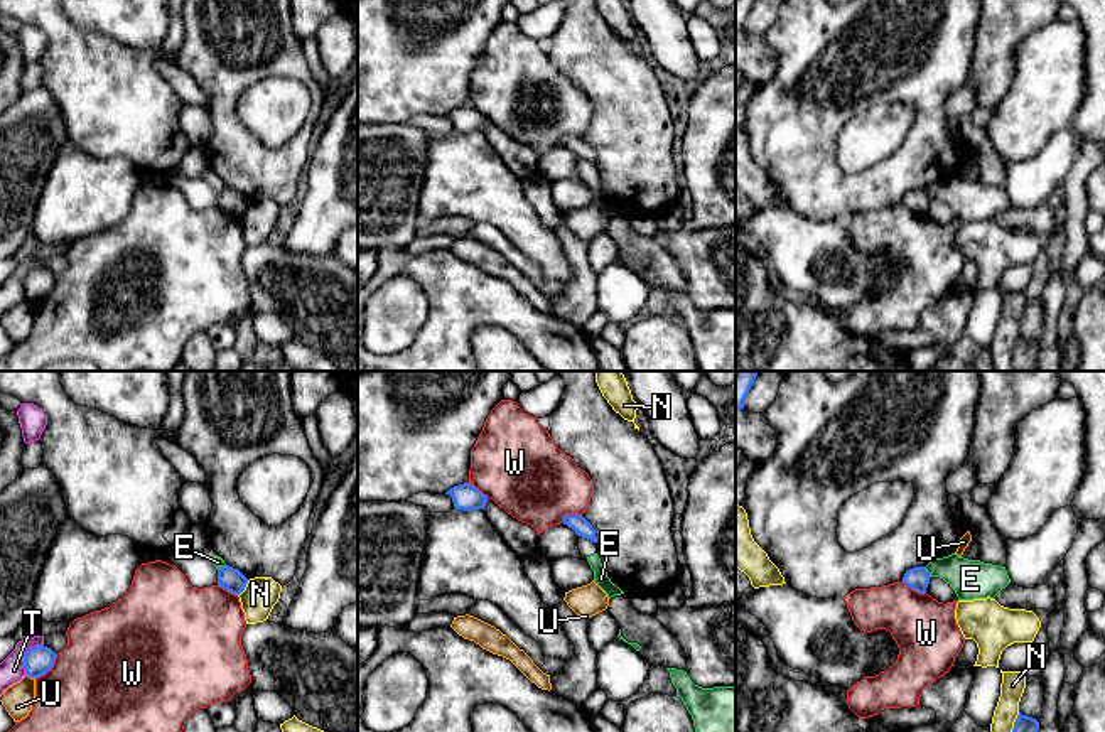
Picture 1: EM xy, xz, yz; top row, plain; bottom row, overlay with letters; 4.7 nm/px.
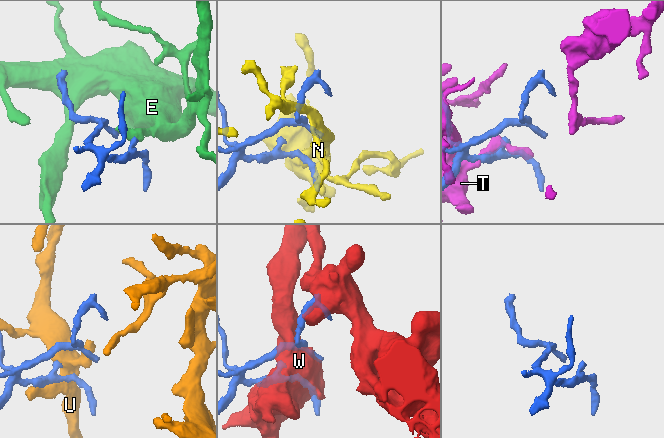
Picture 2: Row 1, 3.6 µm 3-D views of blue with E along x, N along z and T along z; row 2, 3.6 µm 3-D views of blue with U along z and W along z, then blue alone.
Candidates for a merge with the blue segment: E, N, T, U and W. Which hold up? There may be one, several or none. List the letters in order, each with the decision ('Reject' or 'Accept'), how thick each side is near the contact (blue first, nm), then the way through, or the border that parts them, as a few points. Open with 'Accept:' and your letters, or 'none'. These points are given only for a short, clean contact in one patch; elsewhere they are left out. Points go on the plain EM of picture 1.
Accept: none
E: Reject. Thickness 110 nm (blue) against 190 nm. Boundary: yz (923, 189), (932, 198)
N: Reject. Thickness 110 nm (blue) against 160 nm
T: Reject. Thickness 140 nm (blue) against 120 nm
U: Reject. Thickness 140 nm (blue) against 140 nm
W: Reject. Thickness 140 nm (blue) against 480 nm

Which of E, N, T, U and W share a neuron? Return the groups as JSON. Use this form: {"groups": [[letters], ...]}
{"groups": [["E"], ["N"], ["T"], ["U"], ["W"]]}

